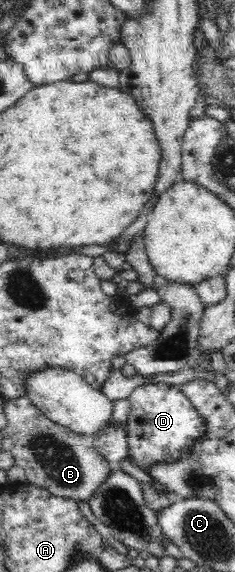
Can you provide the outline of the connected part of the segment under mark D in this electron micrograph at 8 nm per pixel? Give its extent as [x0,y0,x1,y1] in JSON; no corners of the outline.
[127,382,205,469]

